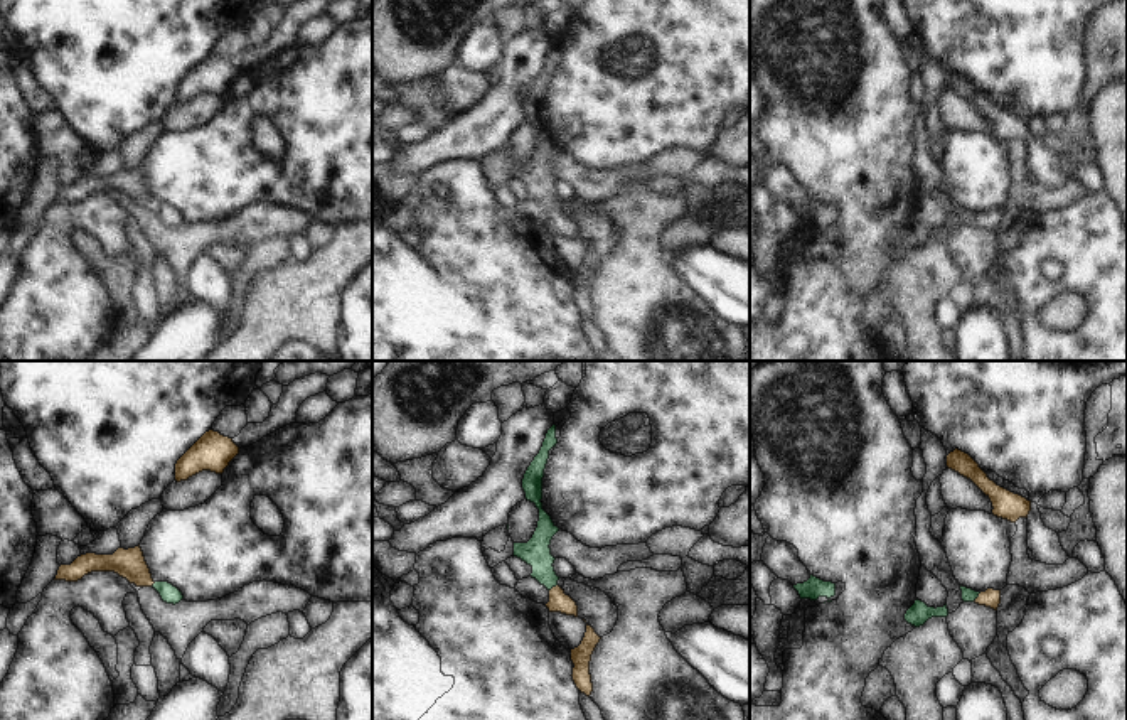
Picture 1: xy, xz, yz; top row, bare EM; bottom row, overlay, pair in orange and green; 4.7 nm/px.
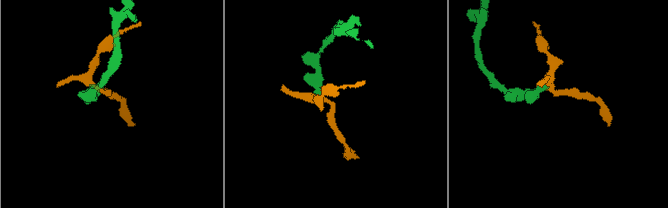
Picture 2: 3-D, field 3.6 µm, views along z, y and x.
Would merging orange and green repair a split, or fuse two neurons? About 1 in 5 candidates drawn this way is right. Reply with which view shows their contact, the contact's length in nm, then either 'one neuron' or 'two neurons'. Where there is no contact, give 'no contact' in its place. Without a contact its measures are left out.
yz | 60 nm | one neuron

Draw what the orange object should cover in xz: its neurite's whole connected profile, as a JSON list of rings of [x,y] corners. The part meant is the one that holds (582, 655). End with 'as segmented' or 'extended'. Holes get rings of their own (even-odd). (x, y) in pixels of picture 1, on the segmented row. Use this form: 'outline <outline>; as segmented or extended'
outline [[[586,624],[586,632],[585,632],[581,644],[571,649],[571,661],[574,664],[571,676],[573,676],[576,688],[586,696],[590,696],[593,691],[590,661],[600,639],[601,637],[595,632],[595,629]]]; as segmented

